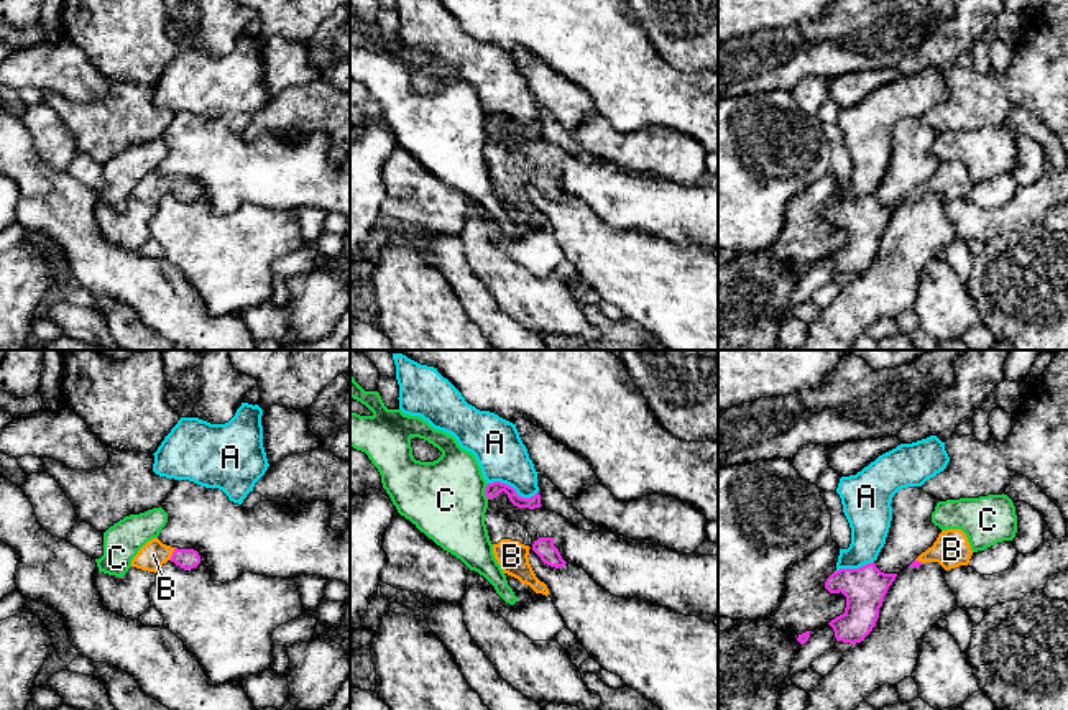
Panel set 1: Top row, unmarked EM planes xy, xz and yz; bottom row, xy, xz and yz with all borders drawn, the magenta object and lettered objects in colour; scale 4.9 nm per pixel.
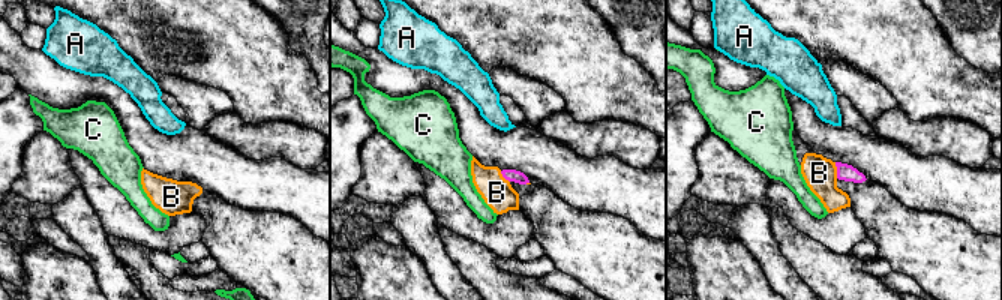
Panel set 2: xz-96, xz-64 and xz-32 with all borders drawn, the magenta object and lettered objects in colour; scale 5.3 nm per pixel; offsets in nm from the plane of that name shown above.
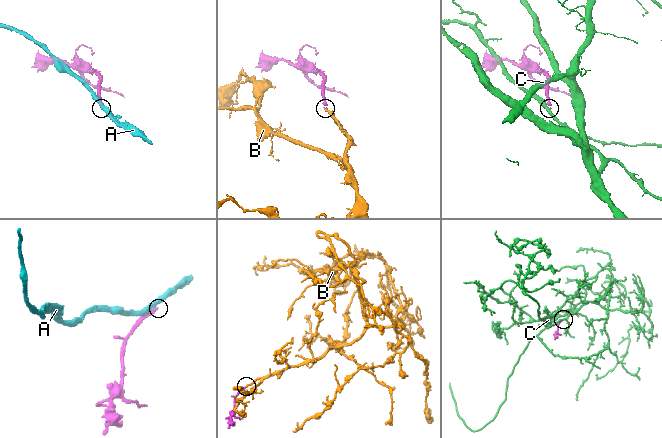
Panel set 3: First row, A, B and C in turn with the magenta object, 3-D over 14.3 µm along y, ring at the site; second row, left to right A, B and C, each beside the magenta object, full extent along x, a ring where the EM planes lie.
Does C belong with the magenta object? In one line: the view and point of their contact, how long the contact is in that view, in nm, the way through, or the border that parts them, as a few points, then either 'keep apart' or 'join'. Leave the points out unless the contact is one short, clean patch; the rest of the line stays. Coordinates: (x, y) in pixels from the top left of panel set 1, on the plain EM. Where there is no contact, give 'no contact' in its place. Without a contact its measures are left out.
meets magenta in xz at (485, 124); contact 80 nm long; border along xz (488, 115), (485, 122), (487, 130); keep apart

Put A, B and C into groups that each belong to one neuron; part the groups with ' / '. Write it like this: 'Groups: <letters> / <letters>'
Groups: A / B / C

